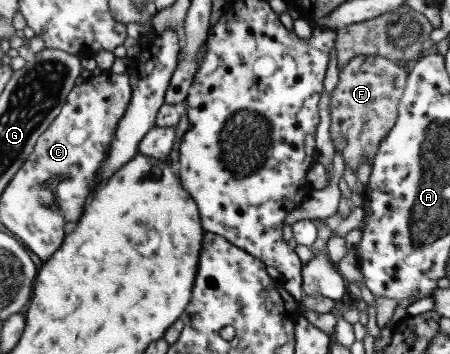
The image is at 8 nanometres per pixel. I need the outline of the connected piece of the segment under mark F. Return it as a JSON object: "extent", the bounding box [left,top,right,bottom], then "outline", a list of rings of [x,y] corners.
{"extent":[329,55,409,173],"outline":[[[358,55],[341,68],[339,81],[329,102],[329,114],[331,118],[330,136],[334,144],[335,152],[344,159],[346,168],[351,168],[354,173],[362,162],[370,162],[374,165],[376,152],[380,142],[386,138],[386,134],[392,130],[396,118],[398,118],[398,104],[406,90],[406,80],[409,72],[398,62],[384,58],[382,55]]]}

